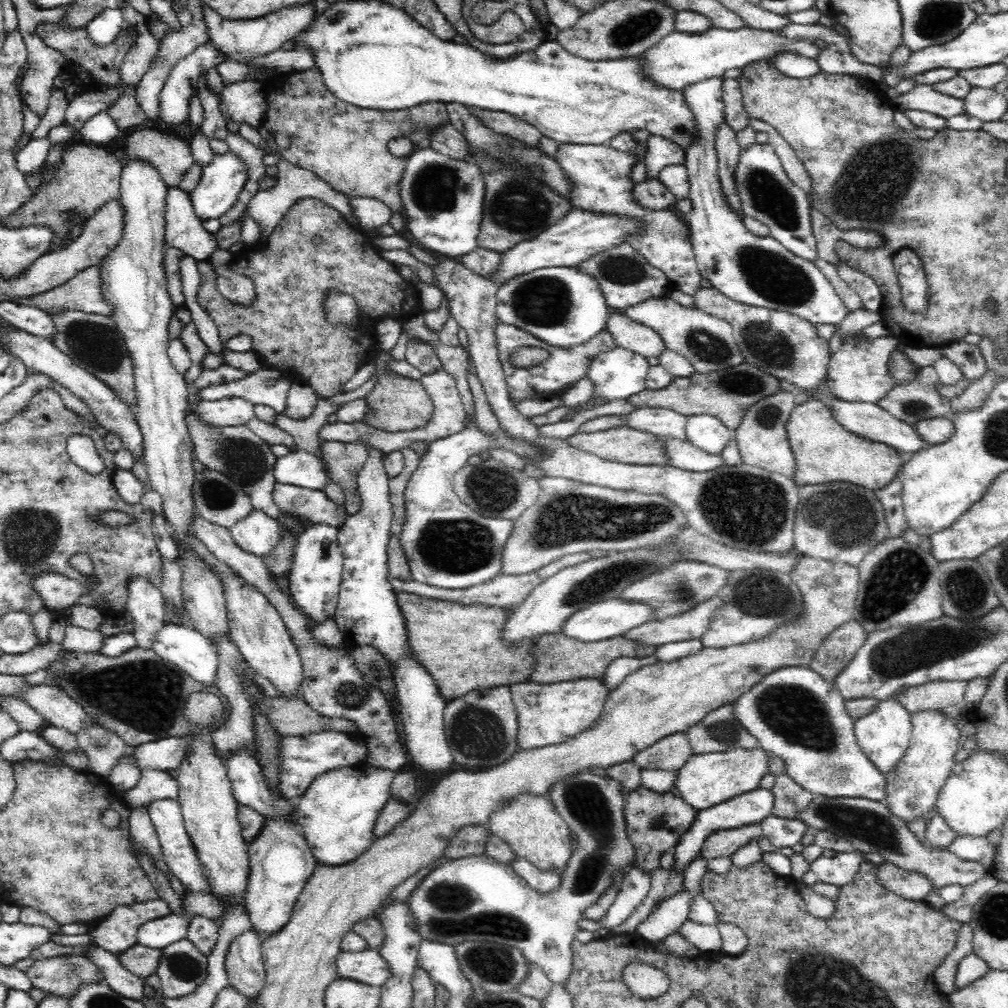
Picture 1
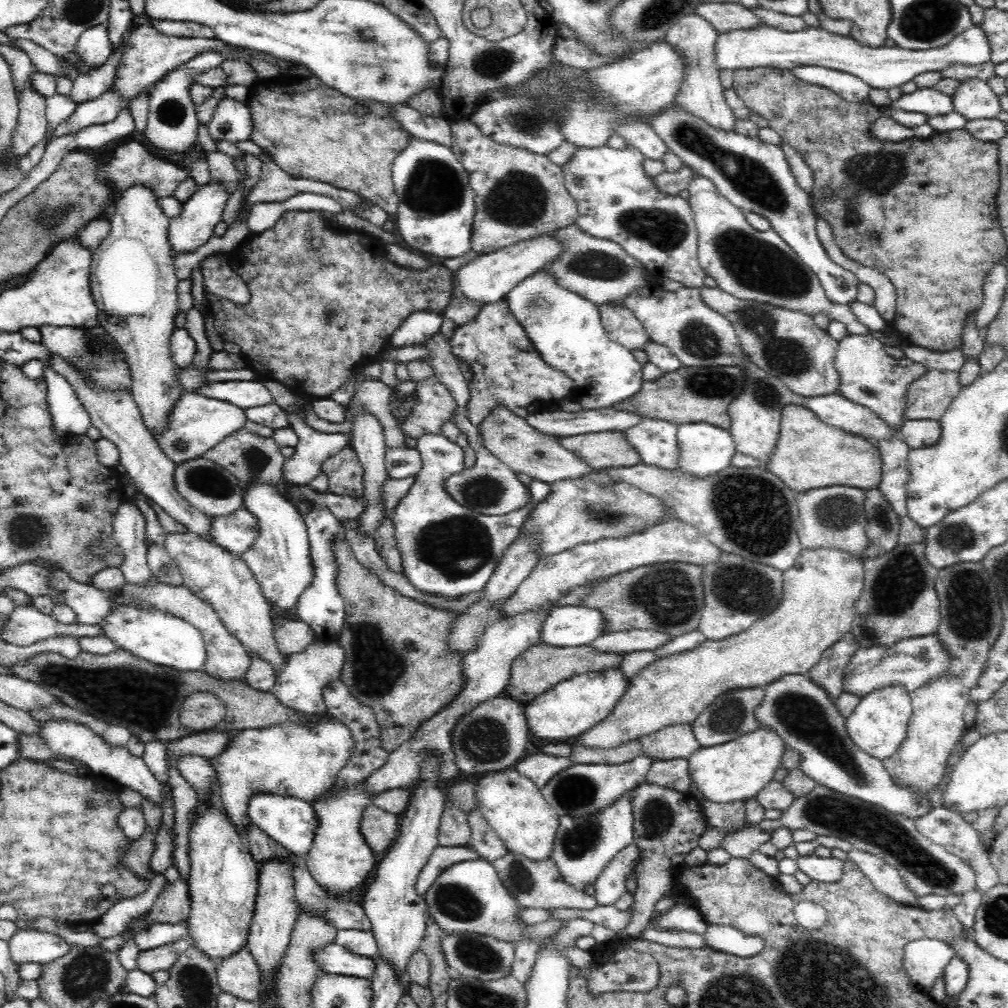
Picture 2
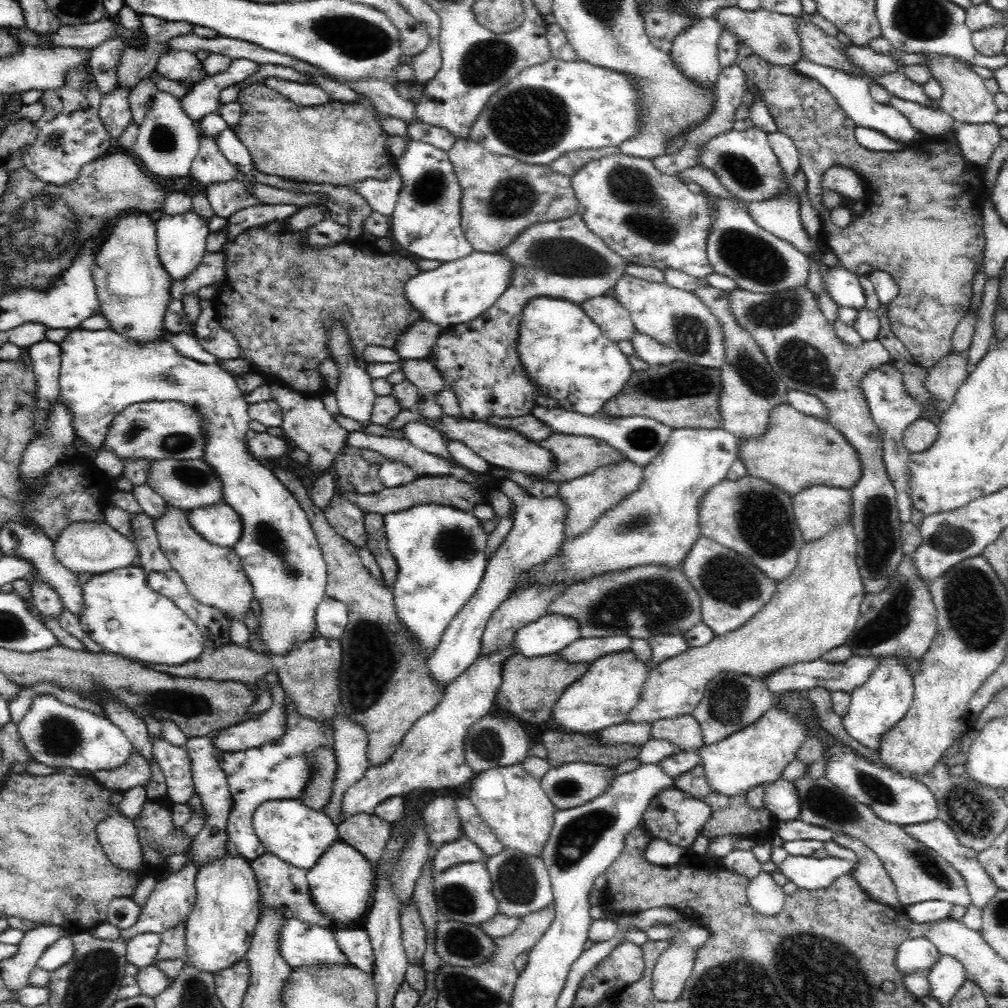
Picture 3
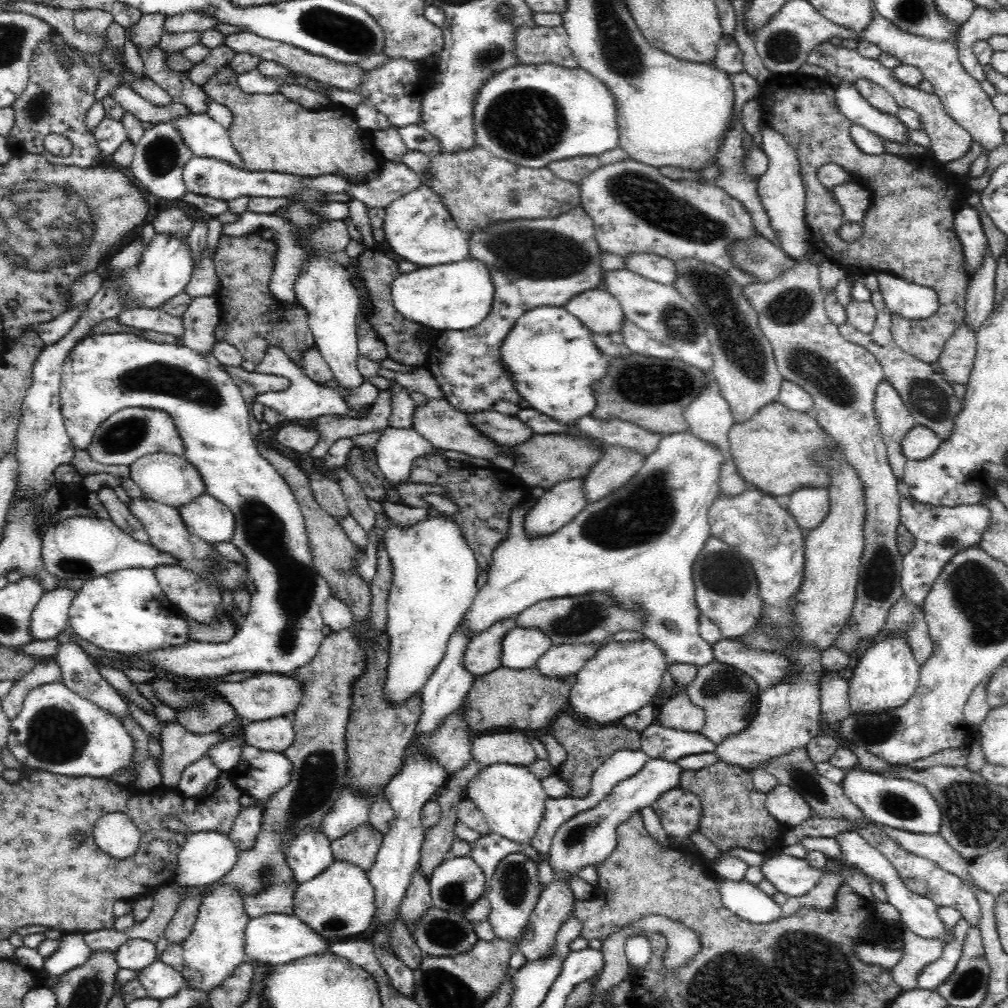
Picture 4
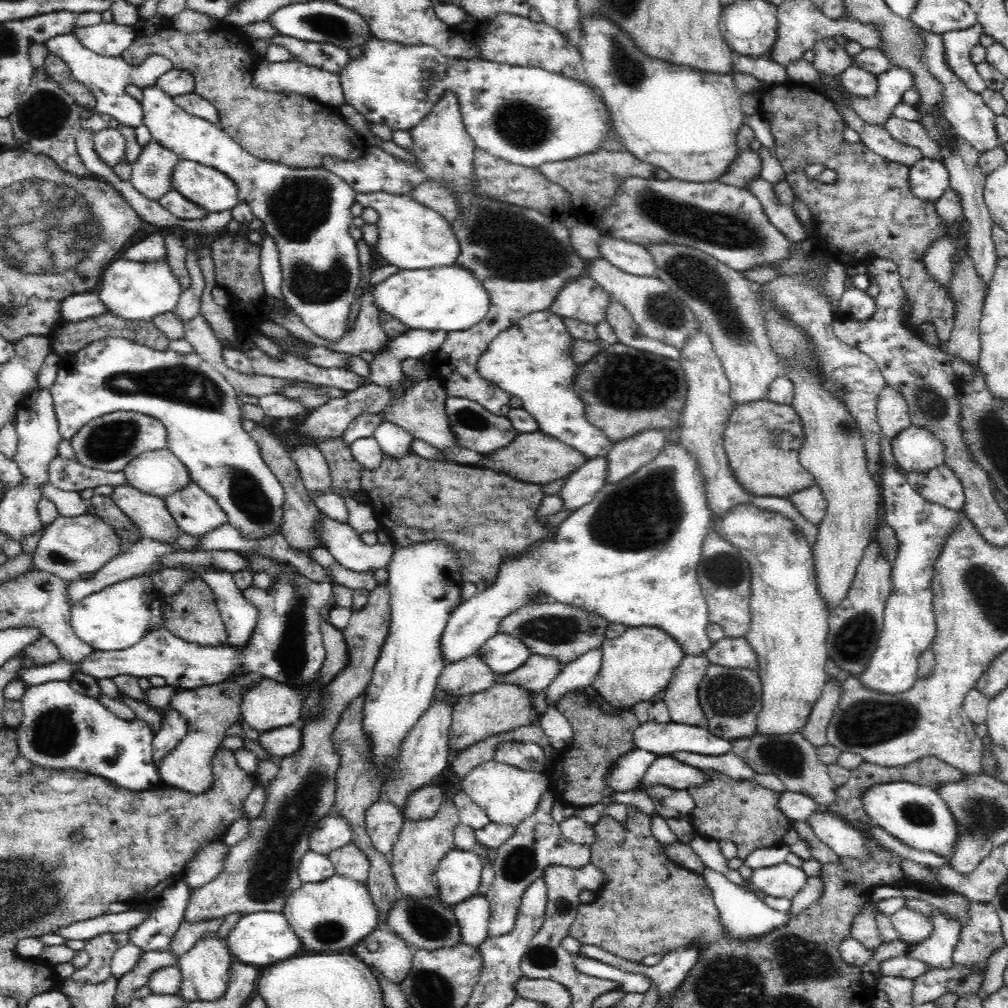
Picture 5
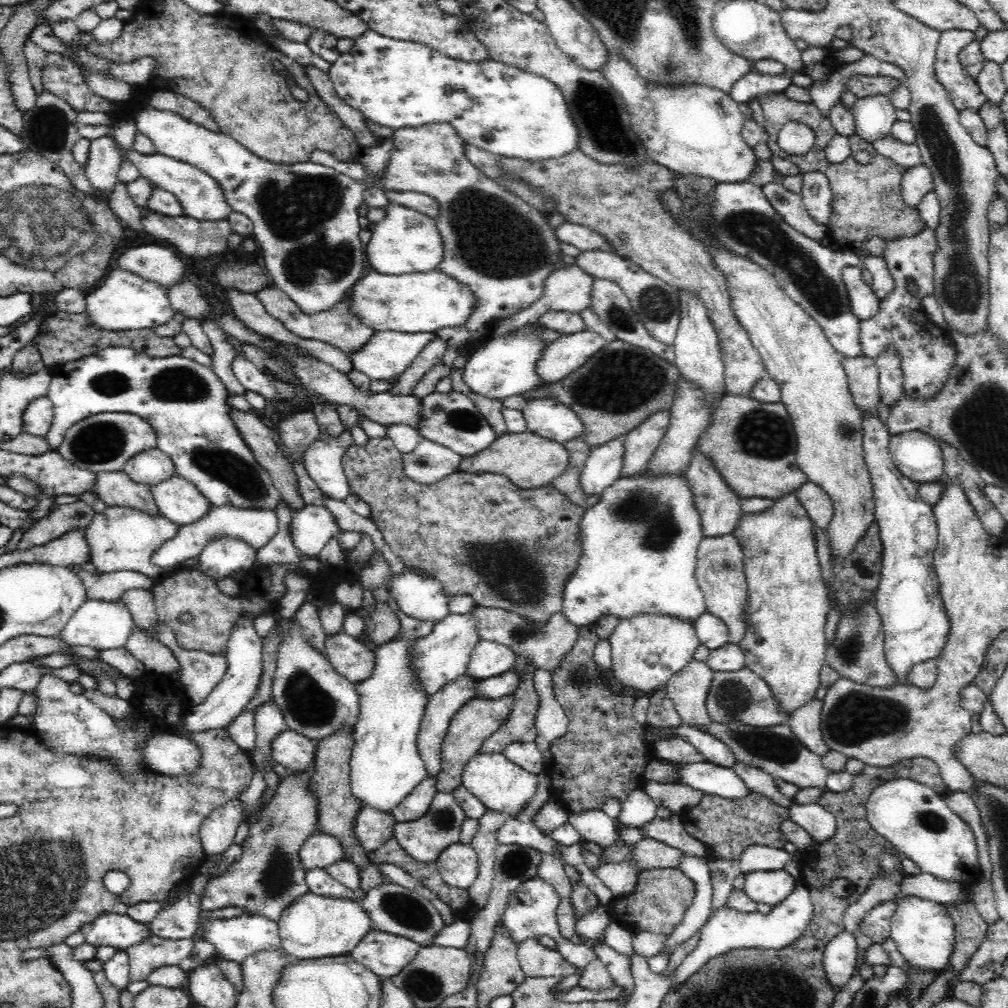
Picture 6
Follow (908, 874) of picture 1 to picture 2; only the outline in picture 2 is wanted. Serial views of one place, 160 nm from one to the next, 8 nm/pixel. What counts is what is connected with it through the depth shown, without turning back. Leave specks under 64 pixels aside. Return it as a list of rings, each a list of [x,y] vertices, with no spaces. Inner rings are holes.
[[[852,848],[848,858],[856,863],[878,892],[904,905],[915,906],[920,896],[907,890],[899,872],[880,857]]]

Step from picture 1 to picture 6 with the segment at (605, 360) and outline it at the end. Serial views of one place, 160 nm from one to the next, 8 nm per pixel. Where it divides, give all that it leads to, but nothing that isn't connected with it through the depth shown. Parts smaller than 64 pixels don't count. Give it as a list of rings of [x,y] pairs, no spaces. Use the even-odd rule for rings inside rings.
[[[537,321],[506,332],[496,338],[491,337],[482,348],[476,349],[463,366],[463,382],[476,395],[491,399],[508,398],[515,394],[524,396],[525,392],[539,389],[548,384],[537,375],[536,363],[542,356],[543,350],[550,344],[541,338],[544,325]],[[532,398],[522,408],[527,430],[554,442],[583,438],[583,422],[556,399]]]

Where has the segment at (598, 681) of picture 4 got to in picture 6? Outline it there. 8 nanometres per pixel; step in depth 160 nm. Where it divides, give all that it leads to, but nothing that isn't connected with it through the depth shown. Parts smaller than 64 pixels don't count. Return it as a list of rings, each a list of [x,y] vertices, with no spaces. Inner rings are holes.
[[[639,613],[634,617],[620,619],[618,626],[607,639],[612,654],[610,672],[615,684],[618,684],[623,692],[642,692],[650,695],[662,691],[671,676],[681,672],[694,659],[693,655],[699,642],[692,621],[683,621],[679,617],[659,613]]]

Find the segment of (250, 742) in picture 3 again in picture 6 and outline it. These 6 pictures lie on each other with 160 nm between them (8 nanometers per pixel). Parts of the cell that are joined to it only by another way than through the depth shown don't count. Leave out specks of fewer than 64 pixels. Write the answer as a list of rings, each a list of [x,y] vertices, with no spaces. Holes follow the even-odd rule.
[[[285,729],[270,744],[270,755],[275,763],[281,764],[289,772],[314,770],[316,742],[298,733]]]

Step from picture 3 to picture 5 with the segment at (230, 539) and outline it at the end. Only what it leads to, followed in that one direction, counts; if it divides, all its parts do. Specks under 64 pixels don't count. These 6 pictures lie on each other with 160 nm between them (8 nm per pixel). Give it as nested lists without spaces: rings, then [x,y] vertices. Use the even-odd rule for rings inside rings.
[[[196,483],[185,485],[165,498],[166,508],[186,534],[199,537],[229,522],[228,515]]]

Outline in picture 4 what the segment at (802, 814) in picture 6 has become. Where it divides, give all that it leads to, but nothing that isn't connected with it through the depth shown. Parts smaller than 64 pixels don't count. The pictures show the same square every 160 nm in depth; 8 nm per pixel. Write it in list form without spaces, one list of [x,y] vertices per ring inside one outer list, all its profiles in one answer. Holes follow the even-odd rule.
[[[854,831],[841,832],[835,839],[842,849],[843,858],[851,862],[851,864],[856,864],[865,874],[868,874],[882,885],[886,893],[886,902],[894,906],[900,913],[900,922],[904,923],[915,936],[925,940],[943,942],[943,944],[952,944],[956,940],[956,933],[954,933],[953,928],[947,928],[936,914],[936,905],[930,899],[908,890],[908,887],[902,882],[898,871],[876,847],[866,842],[864,838]]]

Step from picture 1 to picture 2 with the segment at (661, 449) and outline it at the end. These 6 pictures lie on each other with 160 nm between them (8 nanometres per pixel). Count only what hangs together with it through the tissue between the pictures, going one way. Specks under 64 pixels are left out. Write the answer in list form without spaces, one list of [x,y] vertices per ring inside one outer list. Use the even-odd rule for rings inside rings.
[[[622,431],[566,436],[559,443],[592,468],[622,468],[642,463],[638,450]]]

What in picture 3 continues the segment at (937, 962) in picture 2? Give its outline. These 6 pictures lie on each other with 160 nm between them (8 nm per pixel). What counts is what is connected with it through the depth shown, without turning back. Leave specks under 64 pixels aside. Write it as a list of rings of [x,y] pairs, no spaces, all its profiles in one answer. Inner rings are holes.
[[[925,937],[912,938],[902,942],[902,945],[898,947],[895,963],[904,975],[920,971],[927,976],[941,956],[942,954],[932,941]]]

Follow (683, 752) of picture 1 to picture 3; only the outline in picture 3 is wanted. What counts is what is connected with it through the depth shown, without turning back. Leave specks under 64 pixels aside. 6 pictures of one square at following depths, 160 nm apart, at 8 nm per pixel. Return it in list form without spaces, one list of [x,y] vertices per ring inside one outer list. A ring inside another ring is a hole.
[[[689,714],[655,721],[651,724],[650,740],[670,741],[686,752],[696,751],[705,745],[701,726]]]

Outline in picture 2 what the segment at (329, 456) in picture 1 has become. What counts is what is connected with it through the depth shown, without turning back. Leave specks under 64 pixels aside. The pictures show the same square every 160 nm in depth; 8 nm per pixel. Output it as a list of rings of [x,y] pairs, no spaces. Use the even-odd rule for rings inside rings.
[[[351,446],[342,448],[341,452],[328,458],[321,466],[321,470],[328,477],[330,492],[356,499],[362,497],[365,490],[364,472]]]

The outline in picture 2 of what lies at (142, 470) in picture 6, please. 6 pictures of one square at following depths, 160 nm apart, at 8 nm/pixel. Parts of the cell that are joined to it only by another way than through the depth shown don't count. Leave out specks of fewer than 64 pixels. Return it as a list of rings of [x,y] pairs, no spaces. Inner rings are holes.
[[[203,457],[192,459],[177,466],[174,473],[175,489],[194,508],[209,517],[228,516],[239,511],[243,506],[243,486],[233,473],[228,472],[222,465]]]

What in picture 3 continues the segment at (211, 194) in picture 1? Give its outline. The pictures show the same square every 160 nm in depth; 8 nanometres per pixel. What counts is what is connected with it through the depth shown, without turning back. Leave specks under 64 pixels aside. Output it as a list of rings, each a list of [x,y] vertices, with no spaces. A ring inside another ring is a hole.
[[[194,210],[180,215],[166,215],[157,220],[158,255],[162,267],[170,275],[171,282],[186,278],[203,260],[206,253],[206,238],[211,234],[210,219],[196,215]]]

